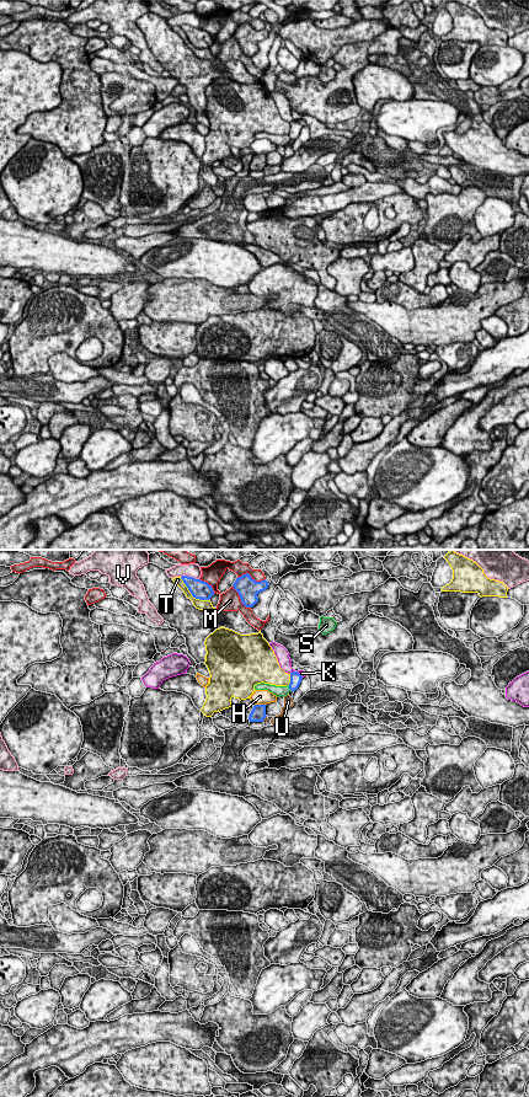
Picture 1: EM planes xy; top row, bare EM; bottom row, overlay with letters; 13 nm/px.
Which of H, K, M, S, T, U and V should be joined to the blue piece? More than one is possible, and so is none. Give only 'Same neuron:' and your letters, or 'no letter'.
Same neuron: no letter

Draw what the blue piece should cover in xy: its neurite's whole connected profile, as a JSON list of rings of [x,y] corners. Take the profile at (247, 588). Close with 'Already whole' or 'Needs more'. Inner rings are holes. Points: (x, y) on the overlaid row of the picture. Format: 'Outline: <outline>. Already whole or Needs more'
Outline: [[[249,573],[236,578],[235,583],[233,584],[234,589],[240,595],[241,603],[246,608],[252,608],[258,601],[257,594],[266,590],[268,585],[269,584],[266,579],[256,582]]]. Already whole

